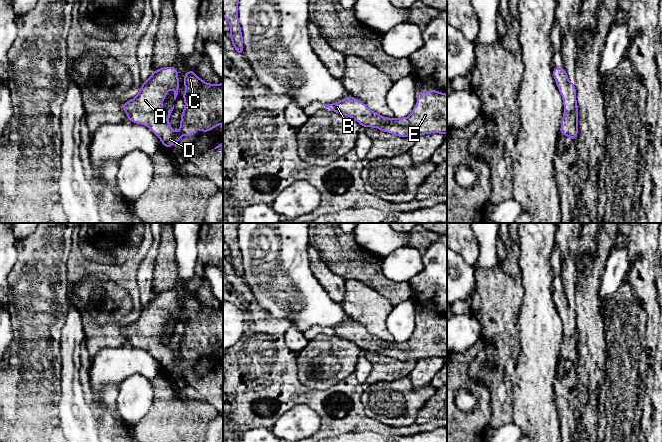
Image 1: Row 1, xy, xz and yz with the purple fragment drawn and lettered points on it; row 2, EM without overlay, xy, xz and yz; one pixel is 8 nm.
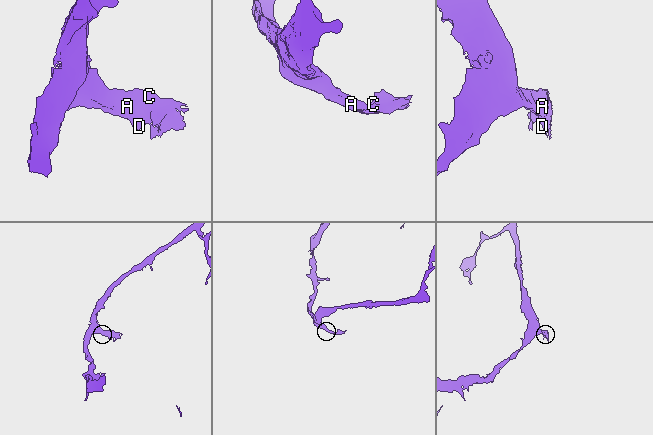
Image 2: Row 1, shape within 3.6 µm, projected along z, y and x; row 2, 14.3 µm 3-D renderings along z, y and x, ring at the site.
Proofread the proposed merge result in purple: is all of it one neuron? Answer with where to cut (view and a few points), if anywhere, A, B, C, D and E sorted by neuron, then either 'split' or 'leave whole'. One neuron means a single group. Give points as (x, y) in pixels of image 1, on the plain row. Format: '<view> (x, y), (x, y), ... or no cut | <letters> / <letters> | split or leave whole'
no cut | A B C D E | leave whole

